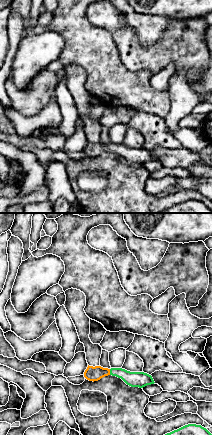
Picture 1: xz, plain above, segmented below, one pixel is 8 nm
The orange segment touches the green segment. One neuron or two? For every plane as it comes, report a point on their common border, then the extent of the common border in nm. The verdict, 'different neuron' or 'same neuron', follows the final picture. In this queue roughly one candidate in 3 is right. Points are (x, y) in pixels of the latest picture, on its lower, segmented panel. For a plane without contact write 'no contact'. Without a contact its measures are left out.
meets orange at (109, 372); contact 50 nm long

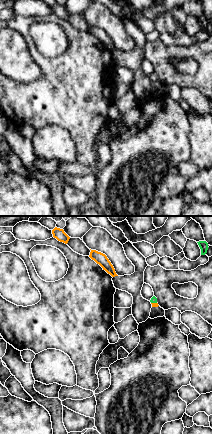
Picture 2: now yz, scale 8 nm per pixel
meets orange at (154, 303); contact 50 nm long

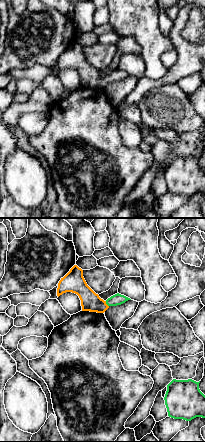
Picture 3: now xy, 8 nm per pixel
meets orange at (106, 304); contact 50 nm long

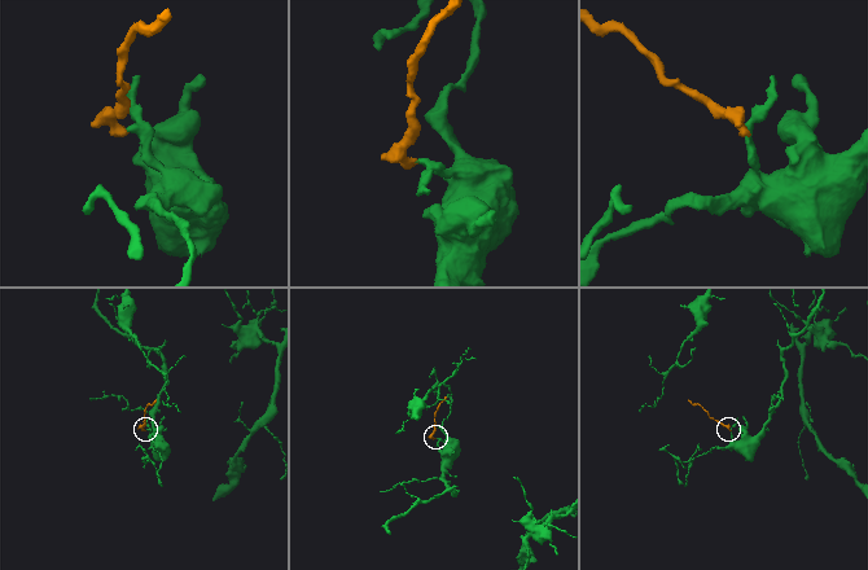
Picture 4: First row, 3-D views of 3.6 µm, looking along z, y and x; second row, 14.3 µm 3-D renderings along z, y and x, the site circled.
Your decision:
same neuron

